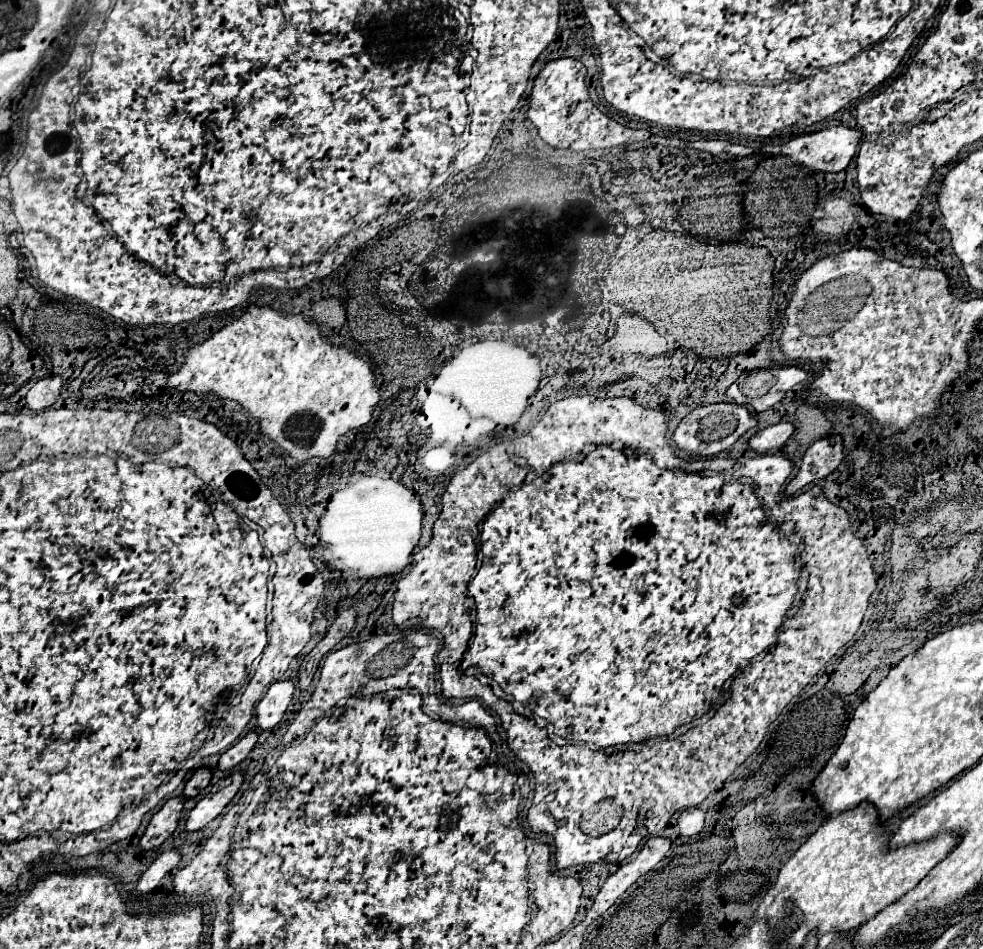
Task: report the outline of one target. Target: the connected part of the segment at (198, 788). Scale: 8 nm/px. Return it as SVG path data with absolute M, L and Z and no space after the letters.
M198 768L192 778L186 782L186 788L184 788L184 796L186 798L194 798L198 796L212 780L212 770L210 768Z

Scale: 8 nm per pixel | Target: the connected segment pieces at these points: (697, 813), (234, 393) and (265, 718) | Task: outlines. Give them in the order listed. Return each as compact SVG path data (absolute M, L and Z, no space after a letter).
M688 808L678 818L678 828L684 836L694 836L704 828L704 810L700 808Z
M252 304L242 318L212 334L206 342L192 346L182 368L168 378L168 384L180 392L212 394L220 400L238 402L258 420L260 434L268 436L300 464L310 458L330 458L340 436L368 424L374 406L382 402L368 360L360 358L344 344L330 344L316 322L308 322L300 314L282 314L270 306L256 304Z
M290 680L274 682L268 688L266 696L258 702L258 708L256 708L256 712L258 712L258 728L260 730L274 728L282 720L288 704L292 702L292 696L294 696L294 684Z

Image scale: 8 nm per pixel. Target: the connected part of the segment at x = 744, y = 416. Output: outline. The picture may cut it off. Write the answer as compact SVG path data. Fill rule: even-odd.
M734 402L710 404L710 406L700 406L692 414L688 414L676 428L672 440L682 454L708 458L708 456L716 456L718 452L730 448L746 430L754 428L756 424L758 424L758 420L746 406L740 406Z

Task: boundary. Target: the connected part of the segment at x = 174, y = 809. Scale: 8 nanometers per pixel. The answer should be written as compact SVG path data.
M184 796L182 800L180 798L170 798L150 820L144 836L140 838L140 846L144 850L150 850L150 848L158 848L170 834L174 834L176 826L178 826L178 820L180 820L180 814L182 814L182 808L184 808Z

